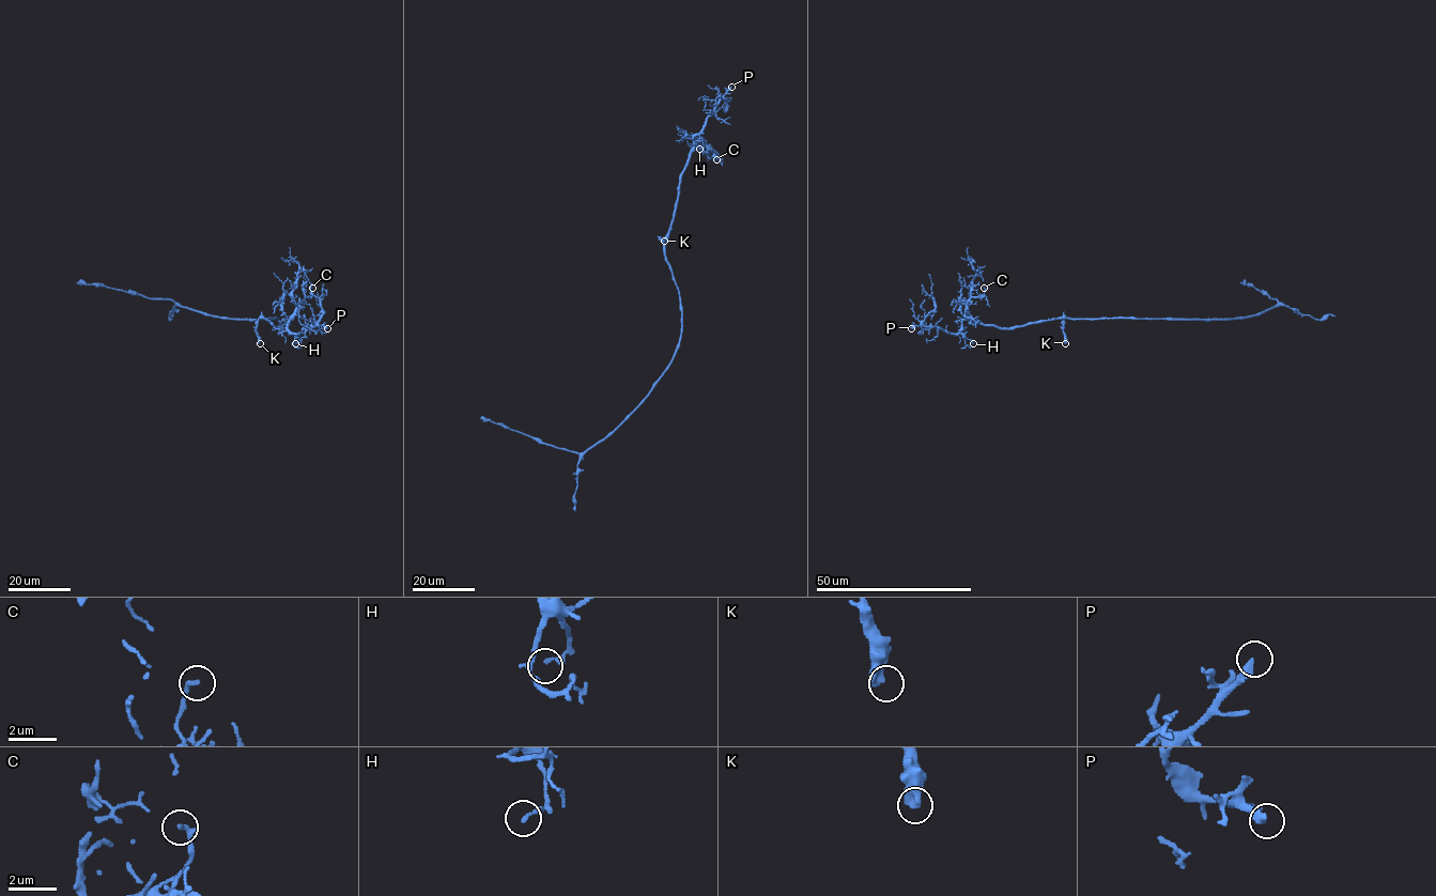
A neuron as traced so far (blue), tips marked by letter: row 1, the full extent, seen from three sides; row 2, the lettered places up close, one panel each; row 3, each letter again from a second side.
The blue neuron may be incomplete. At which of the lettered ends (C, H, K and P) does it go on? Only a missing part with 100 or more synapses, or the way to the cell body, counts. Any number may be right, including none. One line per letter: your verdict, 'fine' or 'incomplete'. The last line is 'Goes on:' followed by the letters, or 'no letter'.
C: fine
H: fine
K: fine
P: incomplete
Goes on: P

